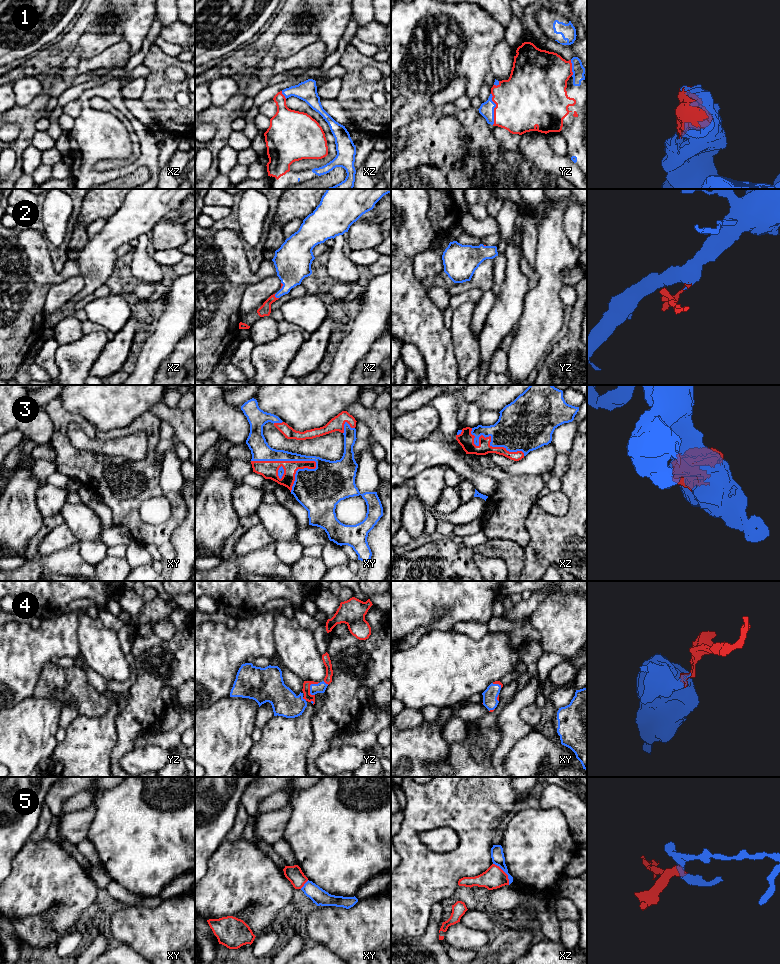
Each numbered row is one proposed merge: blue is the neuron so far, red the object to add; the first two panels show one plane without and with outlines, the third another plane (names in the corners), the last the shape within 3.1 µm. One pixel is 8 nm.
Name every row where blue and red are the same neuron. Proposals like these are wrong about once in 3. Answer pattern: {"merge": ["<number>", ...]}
{"merge": ["1", "2", "3", "4"]}

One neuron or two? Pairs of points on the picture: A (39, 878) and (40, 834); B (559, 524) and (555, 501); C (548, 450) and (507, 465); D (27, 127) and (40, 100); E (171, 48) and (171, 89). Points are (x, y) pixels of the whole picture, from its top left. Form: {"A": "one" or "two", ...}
{"A": "two", "B": "two", "C": "one", "D": "one", "E": "two"}

